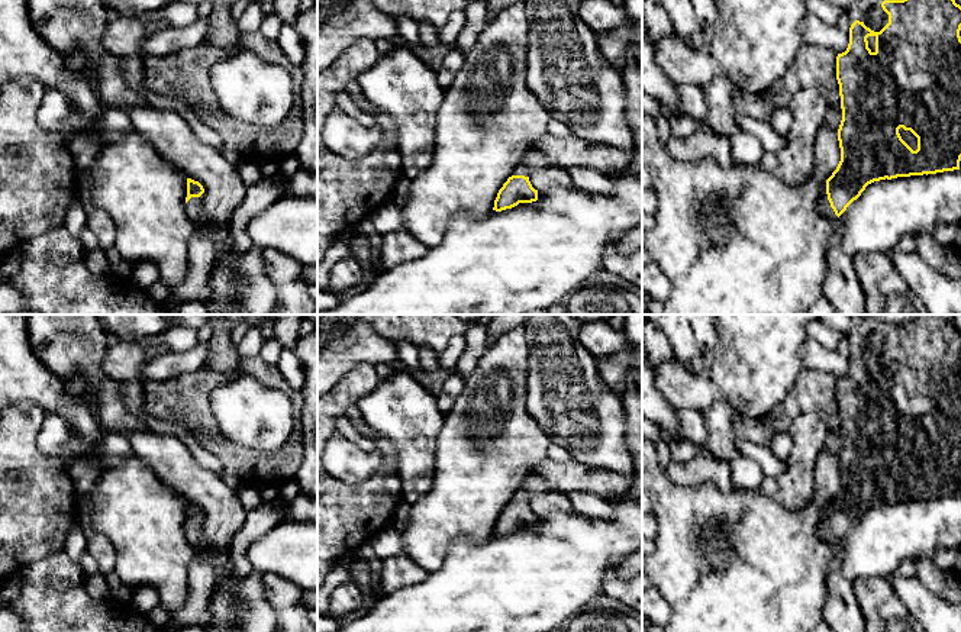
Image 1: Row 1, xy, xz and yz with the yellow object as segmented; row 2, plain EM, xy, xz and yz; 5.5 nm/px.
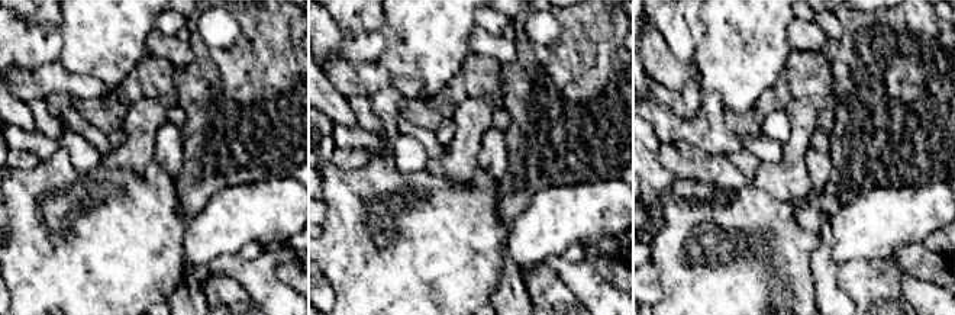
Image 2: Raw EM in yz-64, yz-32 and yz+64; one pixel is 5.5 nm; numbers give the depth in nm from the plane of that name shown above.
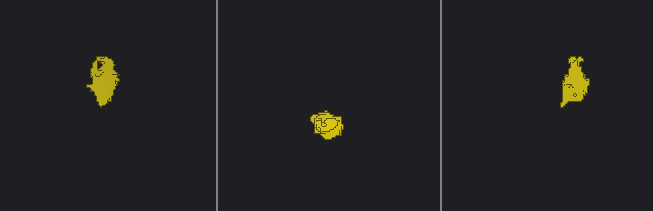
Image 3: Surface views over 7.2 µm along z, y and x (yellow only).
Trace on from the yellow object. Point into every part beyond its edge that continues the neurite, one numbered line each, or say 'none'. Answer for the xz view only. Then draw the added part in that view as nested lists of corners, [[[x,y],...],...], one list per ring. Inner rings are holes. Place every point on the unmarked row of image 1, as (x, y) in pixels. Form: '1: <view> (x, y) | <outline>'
1: xz (532, 484) | [[[528,475],[523,480],[523,484],[515,491],[512,500],[525,500],[529,502],[535,493],[548,490],[545,481],[539,475]]]

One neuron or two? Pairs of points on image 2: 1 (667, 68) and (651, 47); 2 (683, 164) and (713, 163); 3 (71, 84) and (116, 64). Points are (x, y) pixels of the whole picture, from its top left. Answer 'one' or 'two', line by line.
1: one
2: one
3: two

